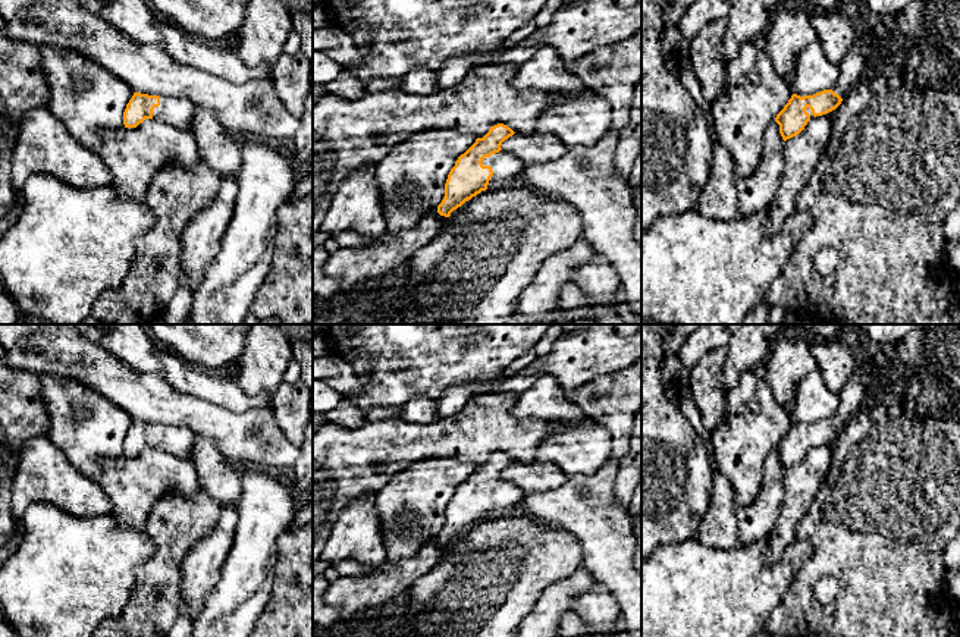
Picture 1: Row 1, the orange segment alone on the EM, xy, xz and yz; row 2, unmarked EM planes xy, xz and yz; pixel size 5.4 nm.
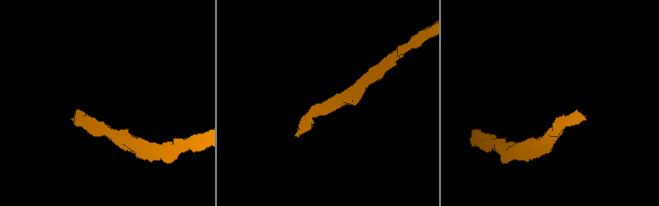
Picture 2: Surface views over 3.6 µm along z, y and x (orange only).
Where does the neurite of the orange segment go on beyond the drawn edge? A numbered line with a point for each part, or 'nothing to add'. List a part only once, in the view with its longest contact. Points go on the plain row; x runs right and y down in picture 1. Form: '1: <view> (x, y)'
1: xz (507, 496)

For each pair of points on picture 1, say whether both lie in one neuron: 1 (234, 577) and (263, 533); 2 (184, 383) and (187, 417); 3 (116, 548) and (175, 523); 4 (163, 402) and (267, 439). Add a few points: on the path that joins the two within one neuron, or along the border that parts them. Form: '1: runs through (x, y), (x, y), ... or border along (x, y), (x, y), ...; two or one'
1: runs through (244, 567), (251, 559), (254, 543); one
2: border along (160, 375), (173, 389), (188, 392), (217, 405); two
3: border along (144, 530), (153, 543), (154, 552), (137, 568); two
4: runs through (190, 411), (241, 436); one

